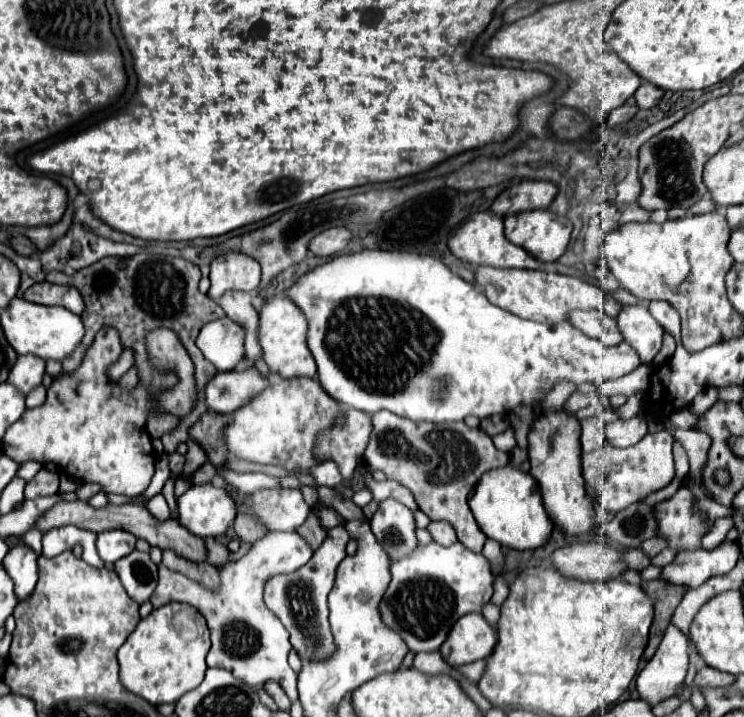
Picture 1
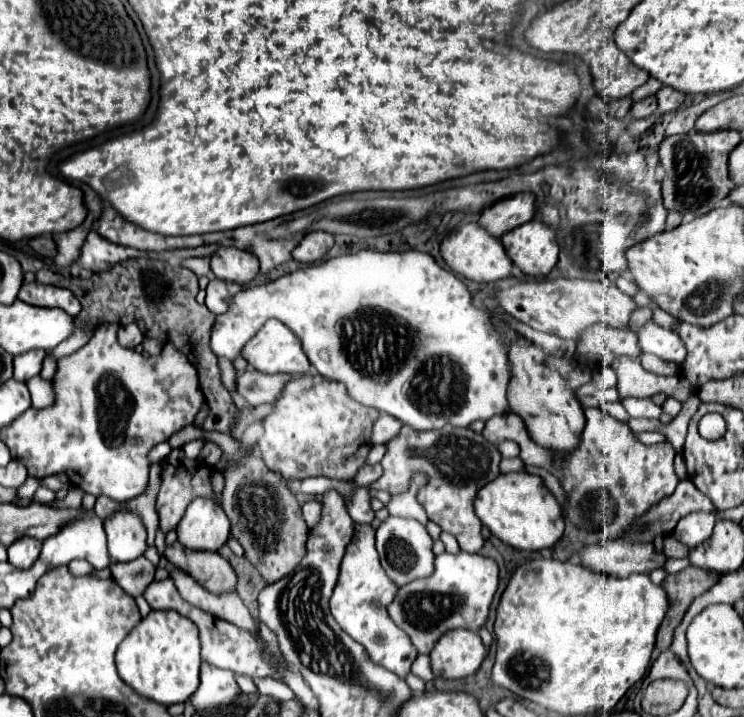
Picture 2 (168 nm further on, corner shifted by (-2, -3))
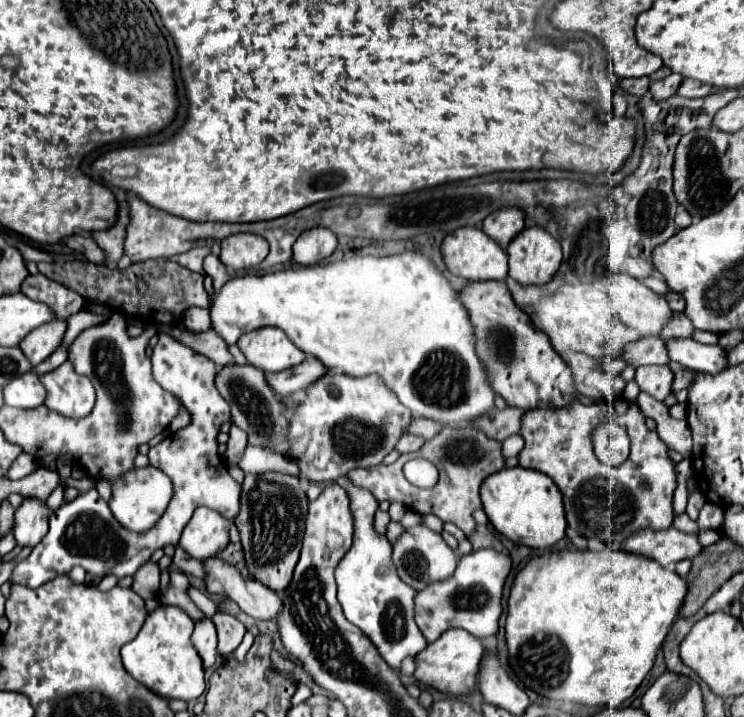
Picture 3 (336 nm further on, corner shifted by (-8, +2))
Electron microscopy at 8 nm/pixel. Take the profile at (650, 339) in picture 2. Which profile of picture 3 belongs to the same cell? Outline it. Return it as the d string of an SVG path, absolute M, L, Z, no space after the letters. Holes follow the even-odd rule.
M670 339L666 341L670 359L686 365L692 371L718 375L728 369L728 351L720 345L702 345L694 339Z

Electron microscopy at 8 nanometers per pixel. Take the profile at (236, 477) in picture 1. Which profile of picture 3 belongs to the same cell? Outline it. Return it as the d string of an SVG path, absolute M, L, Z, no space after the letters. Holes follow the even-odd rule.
M340 477L336 483L344 485L352 499L352 513L356 519L356 533L350 551L340 559L334 569L336 585L338 585L338 601L344 609L344 615L350 623L360 627L368 639L376 645L382 659L398 669L400 661L408 655L418 655L428 643L414 621L414 597L416 589L406 585L392 563L392 545L386 537L376 535L372 527L374 513L378 509L378 501L364 489L354 487L346 477Z

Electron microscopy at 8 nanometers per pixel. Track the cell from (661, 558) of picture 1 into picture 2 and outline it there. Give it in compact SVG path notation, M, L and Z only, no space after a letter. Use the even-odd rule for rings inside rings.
M674 536L664 538L664 556L666 558L686 558L686 552L688 550L684 548L684 544L678 544Z

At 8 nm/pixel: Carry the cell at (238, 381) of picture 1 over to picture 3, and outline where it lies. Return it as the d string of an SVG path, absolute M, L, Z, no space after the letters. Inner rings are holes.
M308 357L292 369L268 373L266 379L278 395L286 397L286 395L292 395L292 393L298 393L298 391L306 391L310 385L314 385L326 373L328 373L328 367L324 367L324 363L320 363L320 359Z

